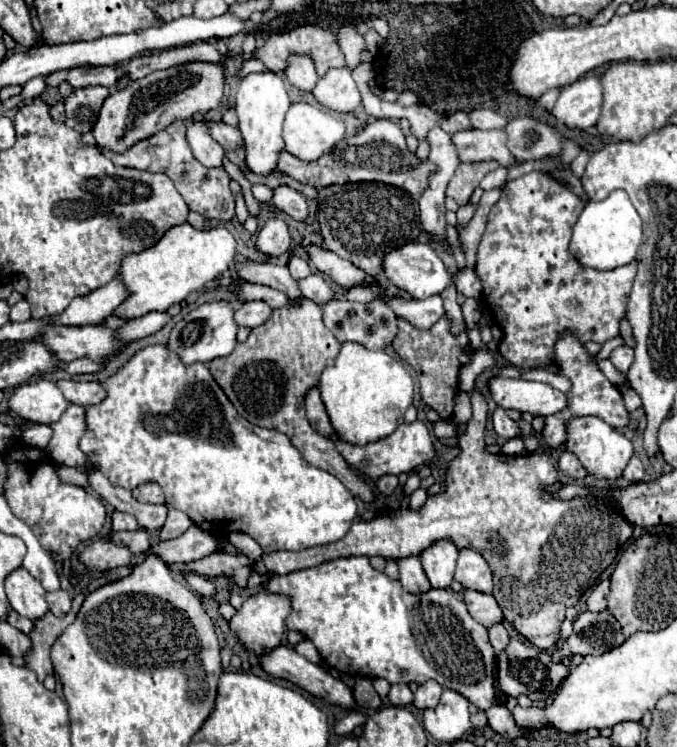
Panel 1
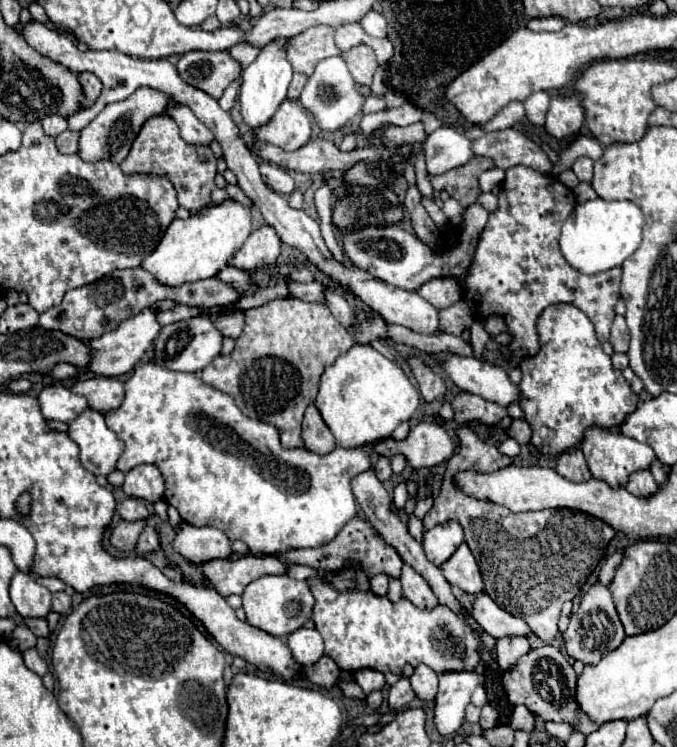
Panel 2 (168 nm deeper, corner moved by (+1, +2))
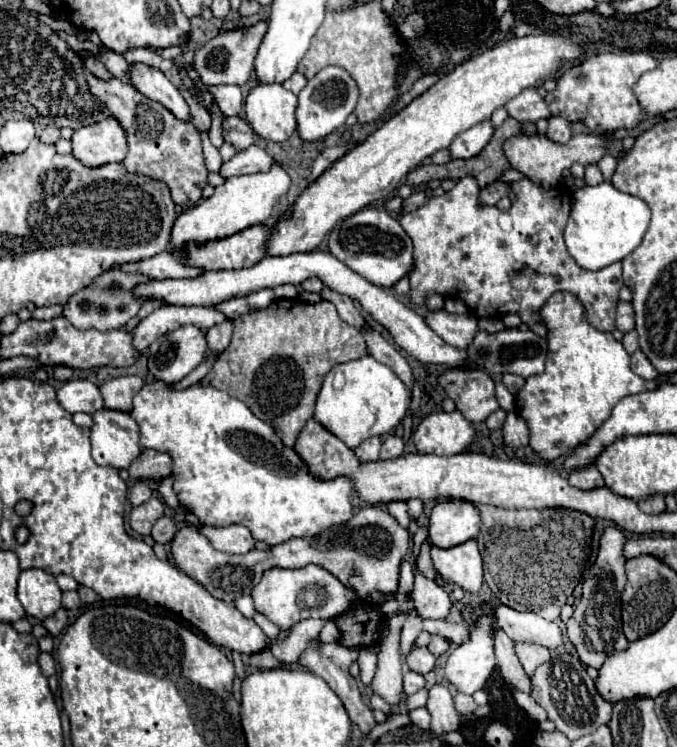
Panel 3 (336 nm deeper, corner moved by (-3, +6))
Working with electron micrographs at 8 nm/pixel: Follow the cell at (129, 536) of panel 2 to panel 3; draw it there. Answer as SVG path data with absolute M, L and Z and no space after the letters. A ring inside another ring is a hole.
M151 497L149 501L145 501L143 505L139 505L131 511L129 525L139 535L149 535L151 527L163 515L163 511L165 511L165 503L159 497Z

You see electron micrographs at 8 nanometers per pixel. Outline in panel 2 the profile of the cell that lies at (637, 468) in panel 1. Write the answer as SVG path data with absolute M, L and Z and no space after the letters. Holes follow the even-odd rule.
M639 469L639 471L629 475L629 481L627 481L625 489L631 489L631 493L635 493L639 497L647 497L647 495L655 493L657 483L655 483L655 479L653 479L649 469Z

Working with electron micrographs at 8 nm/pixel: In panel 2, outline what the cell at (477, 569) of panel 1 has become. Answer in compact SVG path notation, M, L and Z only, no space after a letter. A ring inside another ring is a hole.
M463 543L453 553L453 557L441 567L441 571L451 585L461 587L465 593L471 593L471 595L483 593L485 585L481 579L481 571L479 571L479 565L477 565L473 553L469 551L467 543Z

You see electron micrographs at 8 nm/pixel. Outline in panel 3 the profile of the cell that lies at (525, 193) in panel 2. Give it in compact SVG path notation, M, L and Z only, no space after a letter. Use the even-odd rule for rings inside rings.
M463 177L445 195L431 197L427 205L419 207L417 211L405 213L399 219L405 233L413 241L413 271L409 273L411 301L415 305L425 305L425 299L429 295L439 293L445 295L447 299L461 299L467 305L469 313L477 319L515 313L531 331L545 337L547 327L541 323L539 317L541 307L553 293L569 291L581 301L589 317L589 325L593 325L599 331L613 331L615 307L619 303L619 289L623 285L621 263L613 263L599 271L585 271L569 255L563 241L563 231L571 211L571 191L539 189L539 185L535 185L529 179L513 183L513 191L517 199L513 201L509 211L503 211L491 205L483 205L479 199L475 177Z

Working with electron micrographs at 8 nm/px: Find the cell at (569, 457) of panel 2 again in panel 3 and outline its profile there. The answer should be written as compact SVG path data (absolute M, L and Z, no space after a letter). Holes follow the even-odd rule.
M589 465L581 471L575 471L567 477L567 481L577 487L577 489L583 489L583 491L589 491L589 489L597 489L597 487L603 487L603 477L601 473L597 471L595 465Z

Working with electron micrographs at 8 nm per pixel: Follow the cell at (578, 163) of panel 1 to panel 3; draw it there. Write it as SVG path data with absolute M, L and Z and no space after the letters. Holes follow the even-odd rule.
M587 165L585 167L585 183L587 185L599 185L603 181L603 175L597 165Z

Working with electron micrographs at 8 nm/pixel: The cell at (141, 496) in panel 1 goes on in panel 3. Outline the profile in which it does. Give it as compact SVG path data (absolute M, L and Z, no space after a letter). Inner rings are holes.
M145 449L141 457L137 457L129 467L129 475L133 479L151 479L155 483L165 479L169 473L171 473L171 455L155 449Z

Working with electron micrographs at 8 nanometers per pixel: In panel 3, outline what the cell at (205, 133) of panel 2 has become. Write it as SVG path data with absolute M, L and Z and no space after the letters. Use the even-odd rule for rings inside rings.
M131 63L127 77L129 77L129 83L139 93L167 107L177 119L191 121L189 105L185 103L181 93L173 87L173 83L157 67L151 67L145 63Z

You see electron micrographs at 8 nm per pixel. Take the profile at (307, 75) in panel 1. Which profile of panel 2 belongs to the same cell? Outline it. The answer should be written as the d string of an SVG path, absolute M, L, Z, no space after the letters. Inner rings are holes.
M293 75L293 81L291 81L291 85L289 85L289 99L297 99L299 97L299 93L303 91L303 87L305 87L305 83L307 83L307 75Z

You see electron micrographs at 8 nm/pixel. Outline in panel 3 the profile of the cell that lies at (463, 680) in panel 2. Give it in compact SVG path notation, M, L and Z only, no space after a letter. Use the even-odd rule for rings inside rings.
M491 605L489 613L483 613L481 609L477 609L477 625L475 629L471 629L471 635L469 639L463 643L463 645L457 645L451 653L449 653L449 659L445 663L445 675L449 679L449 683L457 689L457 691L463 691L463 693L475 693L477 689L483 689L491 671L495 669L497 665L497 659L495 659L495 625L497 625L497 617L495 617L495 607Z

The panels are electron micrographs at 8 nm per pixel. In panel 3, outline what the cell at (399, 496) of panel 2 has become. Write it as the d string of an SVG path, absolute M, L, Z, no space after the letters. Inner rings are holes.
M393 501L387 505L387 511L395 517L395 521L401 525L401 527L409 527L409 515L407 515L407 503L403 501Z

